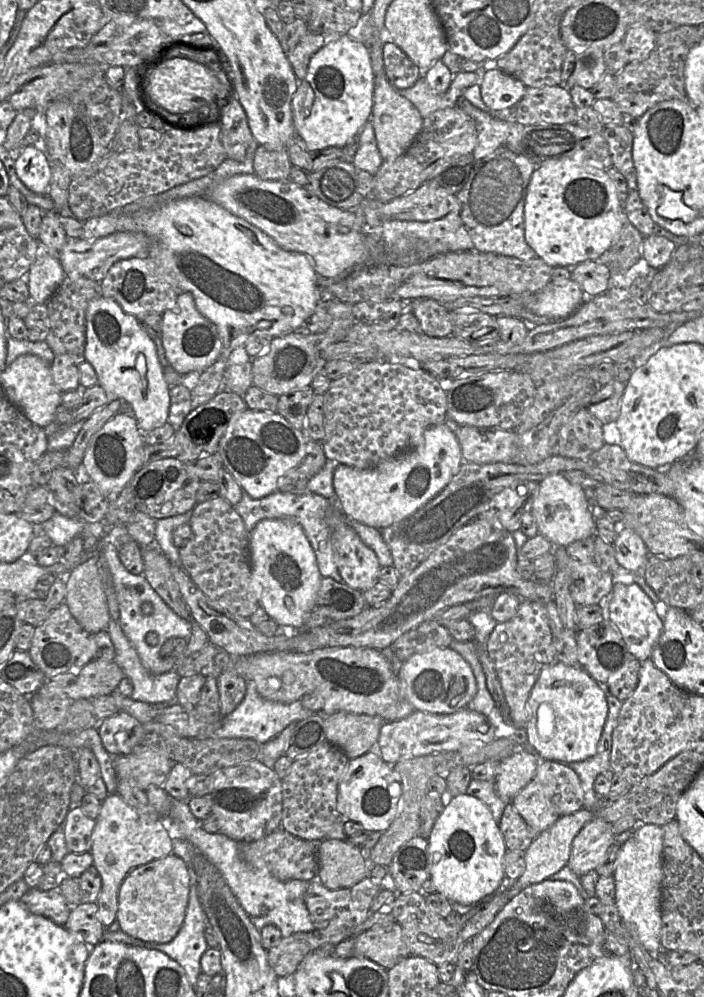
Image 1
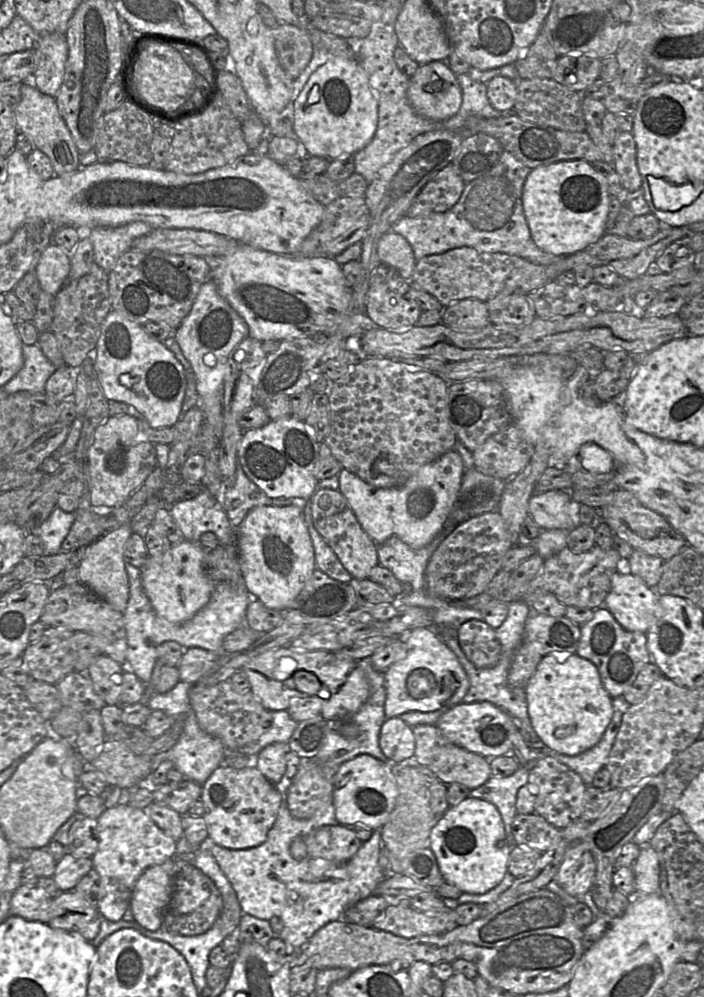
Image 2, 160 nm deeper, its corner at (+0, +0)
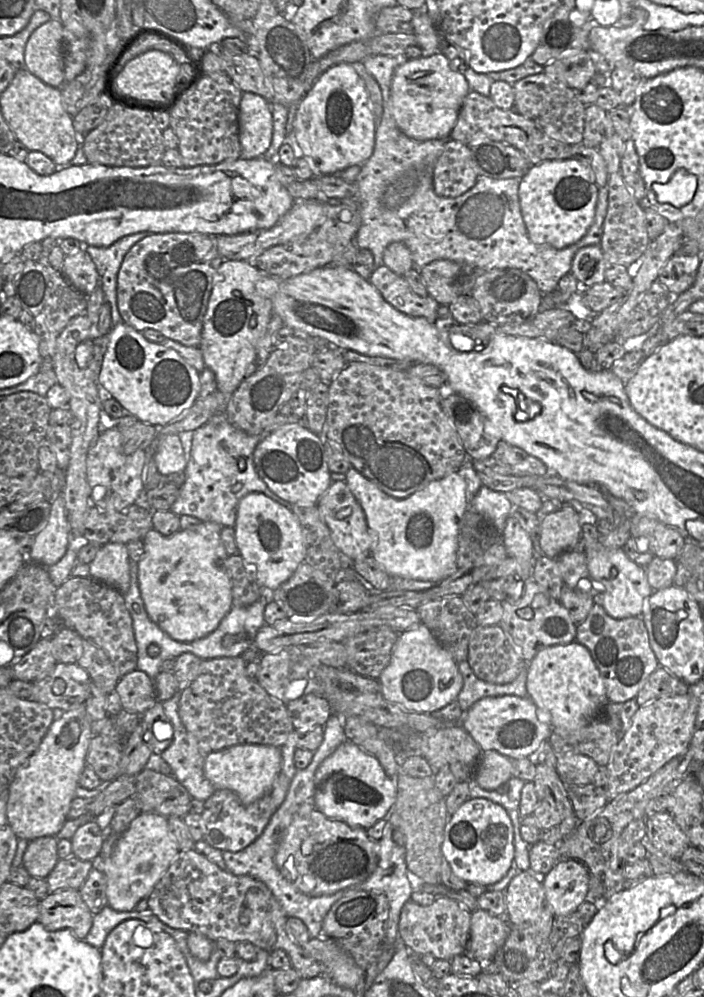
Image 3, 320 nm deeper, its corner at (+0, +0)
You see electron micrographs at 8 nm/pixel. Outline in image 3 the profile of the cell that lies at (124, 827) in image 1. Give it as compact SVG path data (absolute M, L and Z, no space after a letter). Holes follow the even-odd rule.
M140 813L119 837L111 856L93 860L95 868L106 877L107 905L118 912L135 910L141 900L148 898L179 852L167 818L157 813Z

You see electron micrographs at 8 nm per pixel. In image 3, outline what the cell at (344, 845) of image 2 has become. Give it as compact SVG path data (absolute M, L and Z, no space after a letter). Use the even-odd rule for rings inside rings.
M304 804L282 835L275 864L302 893L314 897L334 894L362 883L377 868L378 841L372 840L366 830L328 818L312 805Z

